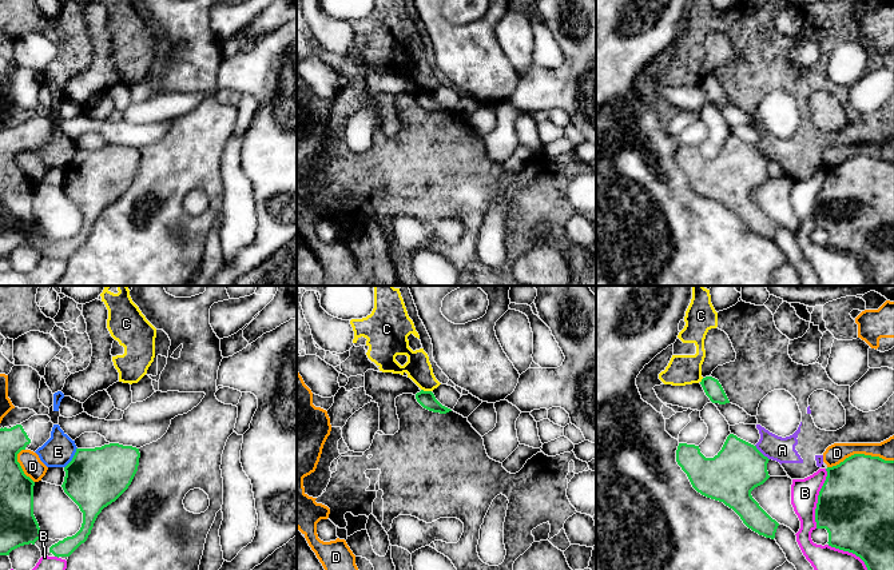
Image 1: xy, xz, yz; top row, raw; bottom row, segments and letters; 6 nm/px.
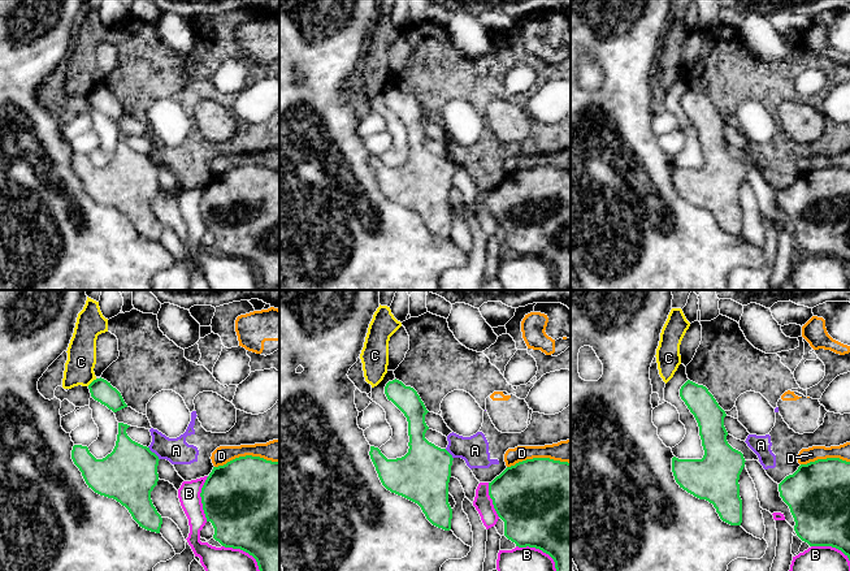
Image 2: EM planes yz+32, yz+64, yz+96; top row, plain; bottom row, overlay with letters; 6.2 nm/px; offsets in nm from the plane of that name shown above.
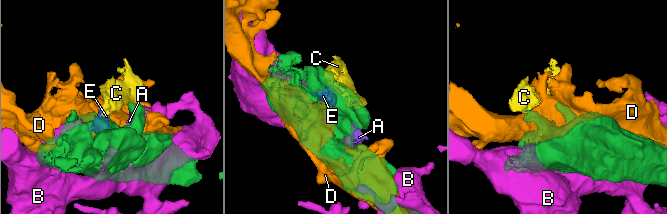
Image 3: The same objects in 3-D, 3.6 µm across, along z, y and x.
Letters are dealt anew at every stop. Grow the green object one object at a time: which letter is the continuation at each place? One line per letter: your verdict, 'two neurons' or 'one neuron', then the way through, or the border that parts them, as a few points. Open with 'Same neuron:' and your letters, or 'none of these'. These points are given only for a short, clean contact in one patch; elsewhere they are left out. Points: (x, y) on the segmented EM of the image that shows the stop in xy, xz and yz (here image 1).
Same neuron: none of these
A: two neurons; border along yz (755, 445), (769, 459)
B: two neurons
C: two neurons; border along xz (421, 389), (430, 391)
D: two neurons
E: two neurons

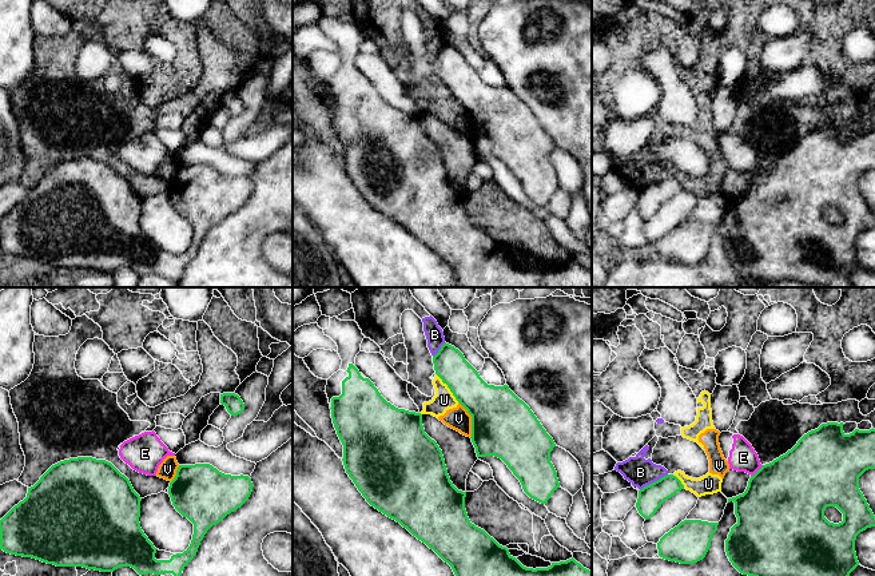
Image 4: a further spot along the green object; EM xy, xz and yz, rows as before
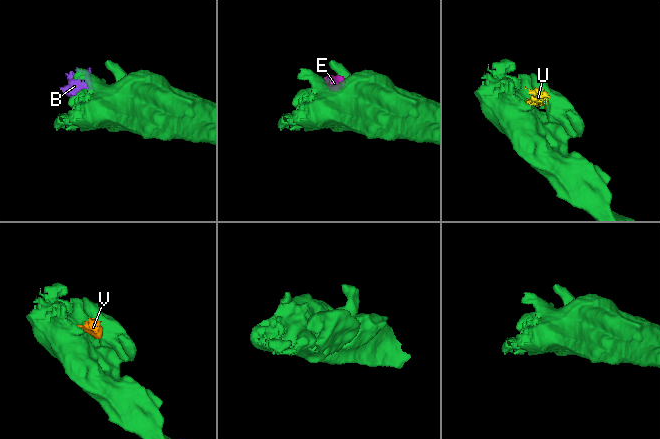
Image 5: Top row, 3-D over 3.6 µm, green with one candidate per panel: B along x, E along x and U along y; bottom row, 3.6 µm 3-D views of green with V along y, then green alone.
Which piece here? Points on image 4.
Same neuron: E
B: two neurons; border along yz (667, 473), (640, 489)
E: one neuron; runs through yz (784, 503), (758, 471), (743, 457)
U: two neurons
V: two neurons

